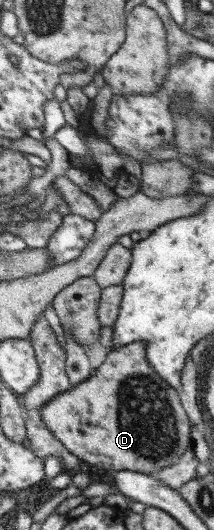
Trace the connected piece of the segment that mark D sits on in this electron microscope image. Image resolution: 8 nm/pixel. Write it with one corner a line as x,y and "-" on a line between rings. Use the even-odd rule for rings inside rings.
136,341
112,349
93,376
41,406
44,426
83,462
108,470
131,470
150,475
152,470
162,470
178,462
181,454
191,448
188,416
180,406
178,392
148,364
146,345
144,341

